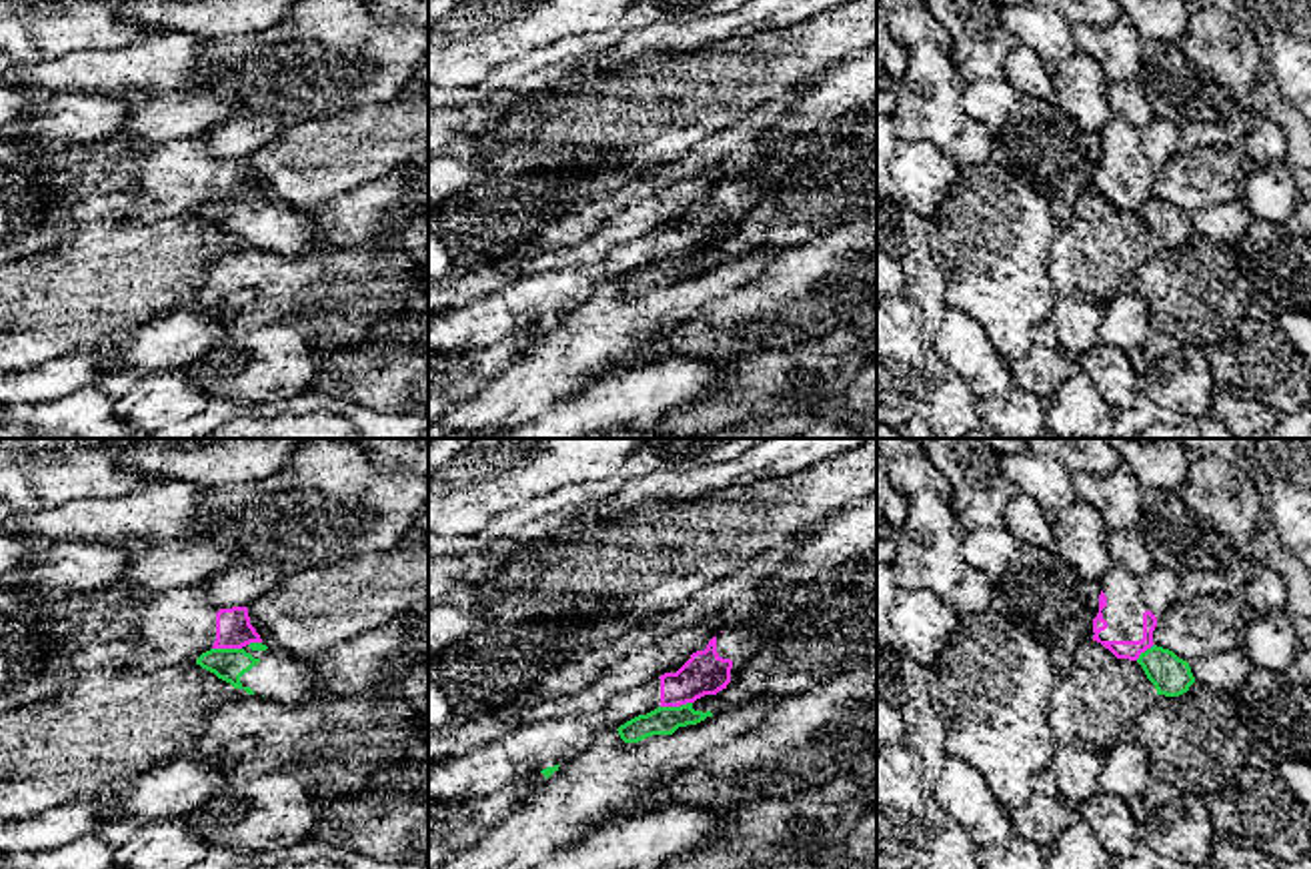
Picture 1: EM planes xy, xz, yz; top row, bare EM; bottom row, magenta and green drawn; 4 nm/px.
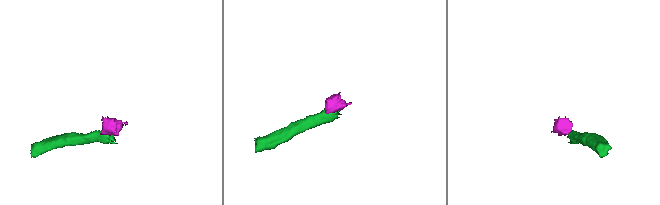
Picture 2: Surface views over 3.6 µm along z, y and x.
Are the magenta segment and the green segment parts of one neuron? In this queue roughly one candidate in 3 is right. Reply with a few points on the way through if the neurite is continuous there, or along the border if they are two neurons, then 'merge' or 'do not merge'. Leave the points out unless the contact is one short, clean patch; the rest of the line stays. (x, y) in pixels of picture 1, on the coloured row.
border xz (691, 701), (661, 707); do not merge

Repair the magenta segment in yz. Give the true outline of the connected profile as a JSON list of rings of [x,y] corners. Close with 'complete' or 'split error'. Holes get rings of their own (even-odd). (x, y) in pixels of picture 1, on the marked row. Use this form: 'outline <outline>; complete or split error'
outline [[[1113,563],[1099,579],[1099,613],[1093,619],[1093,641],[1117,659],[1137,661],[1151,649],[1157,617],[1141,599],[1139,577]]]; split error

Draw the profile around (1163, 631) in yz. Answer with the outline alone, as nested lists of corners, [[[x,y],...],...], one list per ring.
[[[1183,595],[1157,617],[1153,643],[1189,665],[1211,653],[1241,647],[1243,629],[1257,617],[1245,597]]]

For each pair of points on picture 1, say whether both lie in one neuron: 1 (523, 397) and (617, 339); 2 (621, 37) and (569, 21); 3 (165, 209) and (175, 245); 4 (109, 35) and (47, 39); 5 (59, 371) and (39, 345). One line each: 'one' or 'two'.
1: one
2: two
3: two
4: one
5: two

